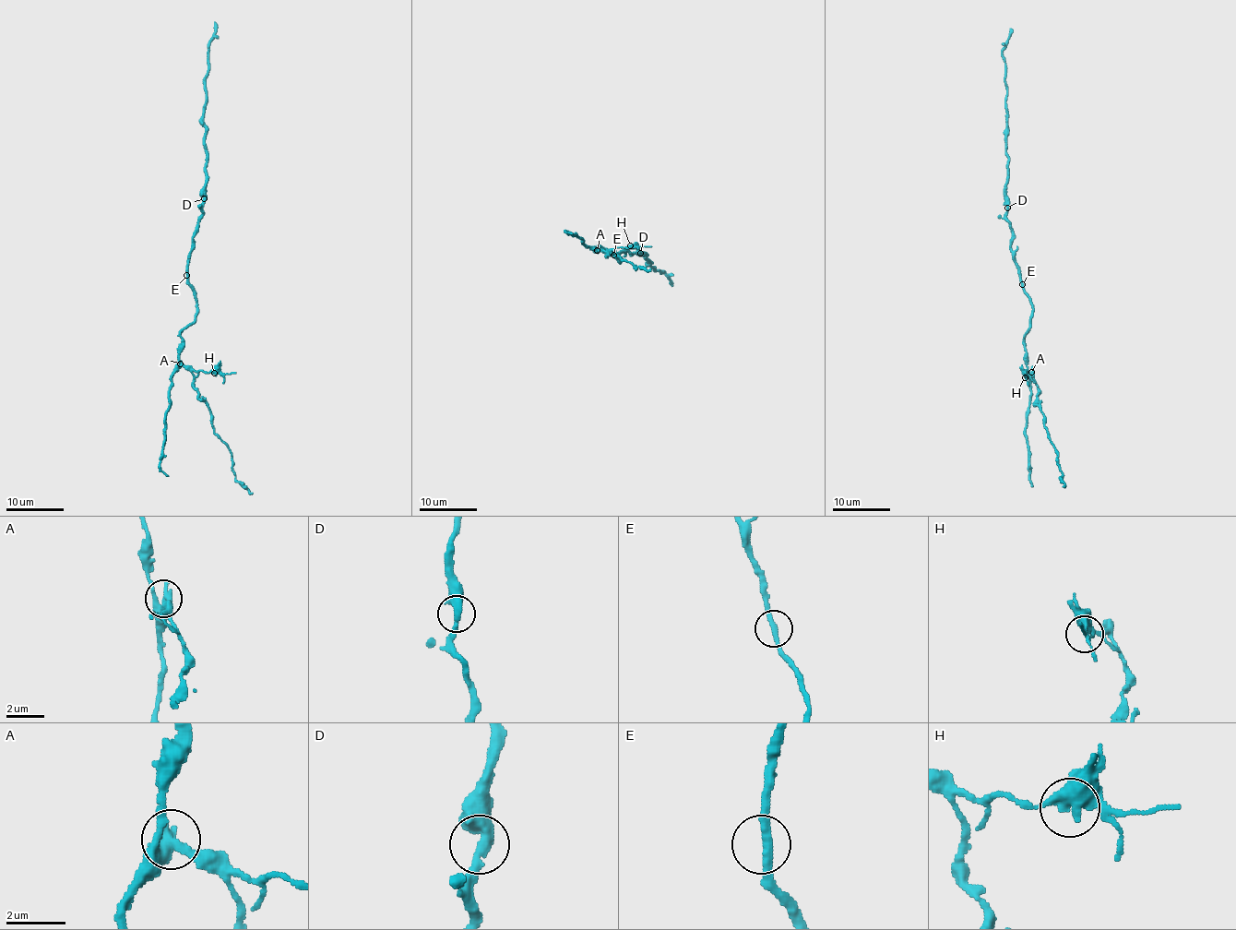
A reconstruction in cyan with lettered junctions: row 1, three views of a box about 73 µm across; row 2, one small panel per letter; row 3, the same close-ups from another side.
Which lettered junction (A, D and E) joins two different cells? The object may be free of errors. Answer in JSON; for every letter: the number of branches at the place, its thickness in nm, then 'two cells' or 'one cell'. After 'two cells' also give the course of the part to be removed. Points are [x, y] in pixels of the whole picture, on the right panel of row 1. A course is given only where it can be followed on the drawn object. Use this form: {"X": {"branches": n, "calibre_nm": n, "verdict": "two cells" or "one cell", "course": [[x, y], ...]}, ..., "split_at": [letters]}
{"A": {"branches": 3, "calibre_nm": 360, "verdict": "two cells", "course": [[1031, 373], [1036, 382], [1035, 403], [1044, 416], [1044, 427], [1055, 449], [1064, 487]]}, "D": {"branches": 2, "calibre_nm": 420, "verdict": "one cell"}, "E": {"branches": 2, "calibre_nm": 280, "verdict": "one cell"}, "split_at": ["A"]}

